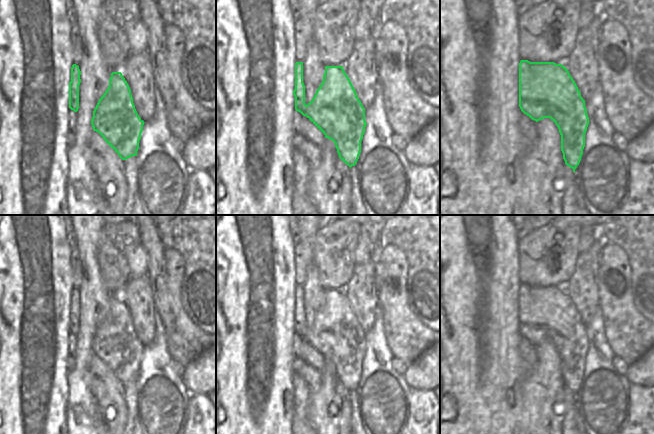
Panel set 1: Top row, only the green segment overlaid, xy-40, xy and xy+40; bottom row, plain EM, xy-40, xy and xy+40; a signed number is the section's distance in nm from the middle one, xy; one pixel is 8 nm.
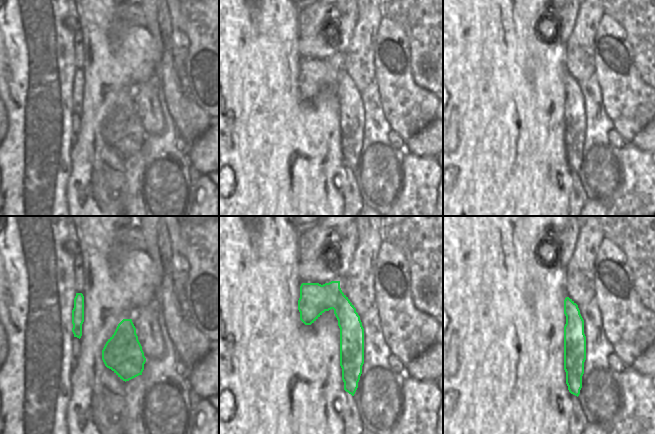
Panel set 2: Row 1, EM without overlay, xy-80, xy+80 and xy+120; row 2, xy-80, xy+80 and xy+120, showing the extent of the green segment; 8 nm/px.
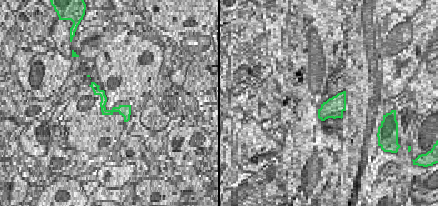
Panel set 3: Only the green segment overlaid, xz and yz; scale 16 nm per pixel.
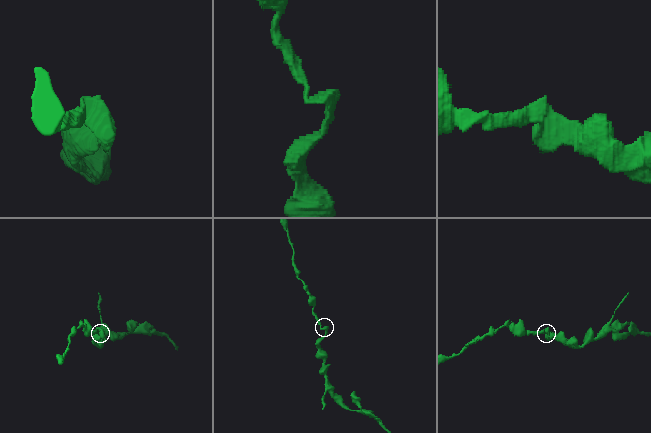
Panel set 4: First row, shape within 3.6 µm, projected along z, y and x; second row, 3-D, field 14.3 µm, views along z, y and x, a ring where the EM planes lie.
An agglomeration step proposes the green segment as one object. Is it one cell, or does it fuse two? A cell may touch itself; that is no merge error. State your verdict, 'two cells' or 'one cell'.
one cell

